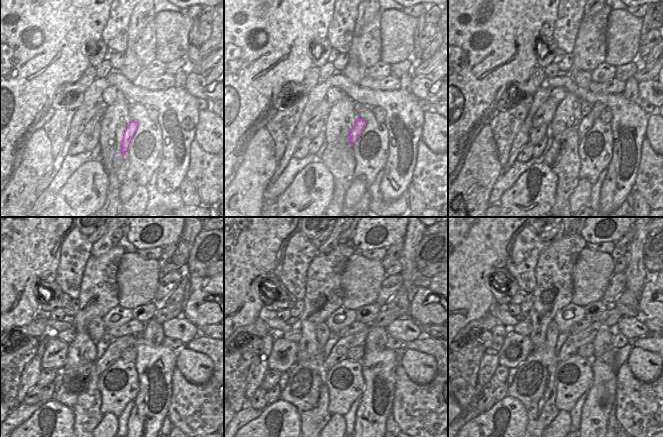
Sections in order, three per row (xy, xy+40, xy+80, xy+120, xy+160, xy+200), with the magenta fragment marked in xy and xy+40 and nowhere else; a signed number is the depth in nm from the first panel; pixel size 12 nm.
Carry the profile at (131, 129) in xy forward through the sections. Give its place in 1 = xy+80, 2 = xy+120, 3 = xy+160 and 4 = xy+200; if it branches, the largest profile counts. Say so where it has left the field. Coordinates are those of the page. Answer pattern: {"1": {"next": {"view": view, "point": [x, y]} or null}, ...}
{"1": {"next": {"view": "xy+80", "point": [587, 121]}}, "2": {"next": {"view": "xy+120", "point": [118, 345]}}, "3": {"next": {"view": "xy+160", "point": [338, 353]}}, "4": {"next": {"view": "xy+200", "point": [611, 317]}}}

